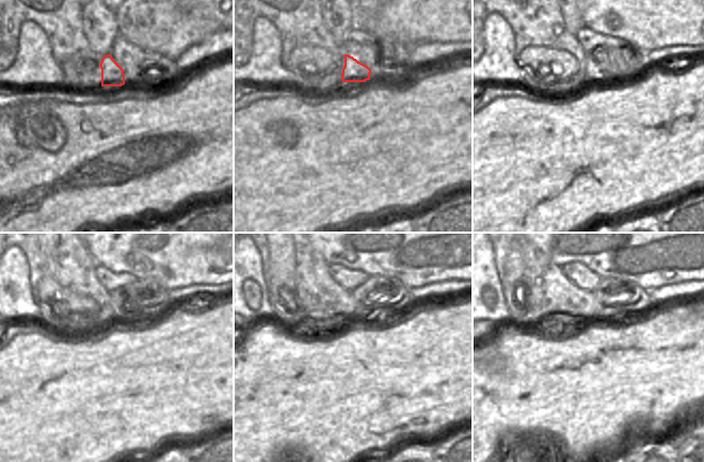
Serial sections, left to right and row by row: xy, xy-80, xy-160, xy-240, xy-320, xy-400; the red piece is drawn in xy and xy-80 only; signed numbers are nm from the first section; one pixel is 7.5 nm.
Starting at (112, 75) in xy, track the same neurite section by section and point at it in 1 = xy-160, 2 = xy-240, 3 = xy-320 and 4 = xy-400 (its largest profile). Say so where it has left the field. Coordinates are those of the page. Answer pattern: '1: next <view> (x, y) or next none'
1: next xy-160 (603, 64)
2: next xy-240 (145, 298)
3: next xy-320 (380, 295)
4: next xy-400 (618, 298)

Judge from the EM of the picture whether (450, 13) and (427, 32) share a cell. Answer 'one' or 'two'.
one

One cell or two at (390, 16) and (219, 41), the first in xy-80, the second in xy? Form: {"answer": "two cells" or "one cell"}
{"answer": "two cells"}

